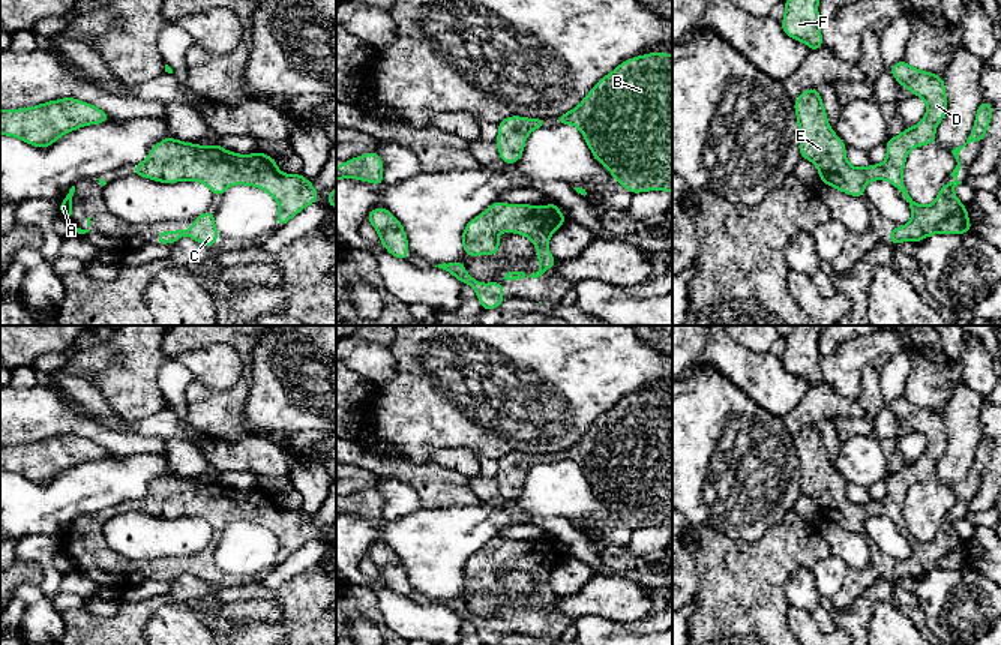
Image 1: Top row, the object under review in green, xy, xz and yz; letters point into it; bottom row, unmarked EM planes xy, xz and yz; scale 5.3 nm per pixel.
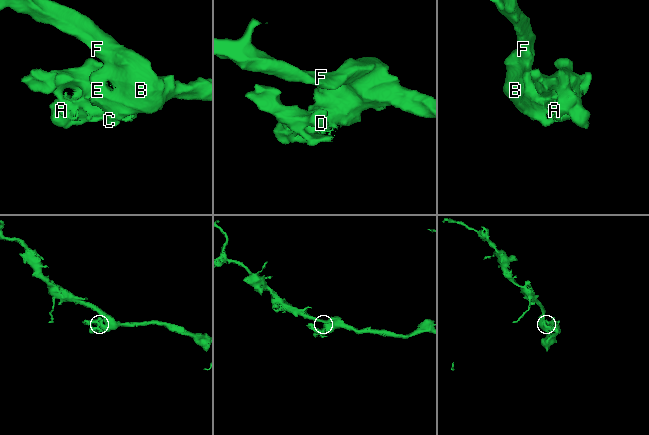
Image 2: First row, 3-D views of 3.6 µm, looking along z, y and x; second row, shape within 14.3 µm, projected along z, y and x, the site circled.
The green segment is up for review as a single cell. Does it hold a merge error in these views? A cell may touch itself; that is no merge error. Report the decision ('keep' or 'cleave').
keep

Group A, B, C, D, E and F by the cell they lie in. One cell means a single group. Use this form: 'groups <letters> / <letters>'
groups A B C D E F

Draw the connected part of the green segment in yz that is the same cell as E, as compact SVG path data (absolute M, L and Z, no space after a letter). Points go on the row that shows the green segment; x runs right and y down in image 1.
M899 60L890 74L914 96L924 99L927 110L920 123L905 129L900 135L888 138L887 159L879 165L855 168L848 164L846 146L828 124L822 99L816 88L807 88L794 100L800 134L800 154L818 168L822 184L833 186L848 195L861 198L864 186L872 180L887 180L897 188L912 210L911 220L905 226L890 231L890 243L900 244L905 240L915 243L932 234L971 232L966 207L956 198L953 188L957 180L960 150L972 142L983 142L986 129L992 118L992 104L983 100L975 114L974 129L966 142L951 150L957 165L950 174L956 180L944 183L930 206L917 204L902 182L902 172L908 153L920 146L935 144L935 129L947 112L947 96L942 76L915 69Z

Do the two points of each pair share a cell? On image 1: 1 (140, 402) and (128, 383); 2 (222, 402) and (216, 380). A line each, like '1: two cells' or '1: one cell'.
1: one cell
2: two cells

